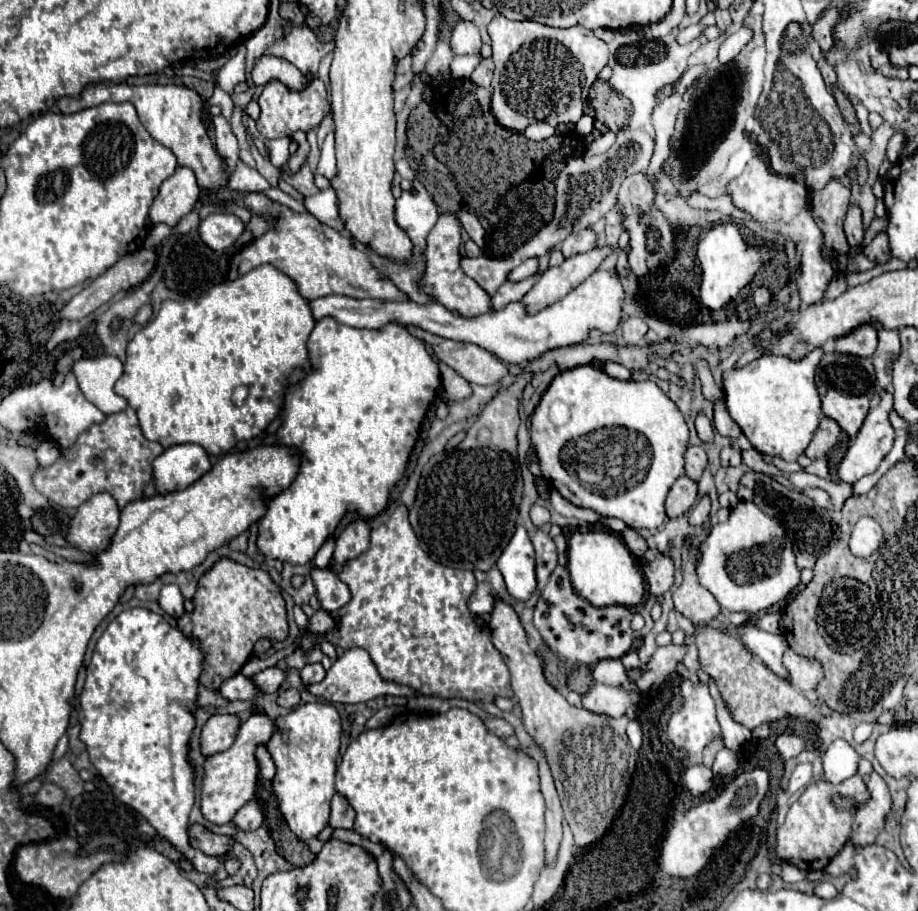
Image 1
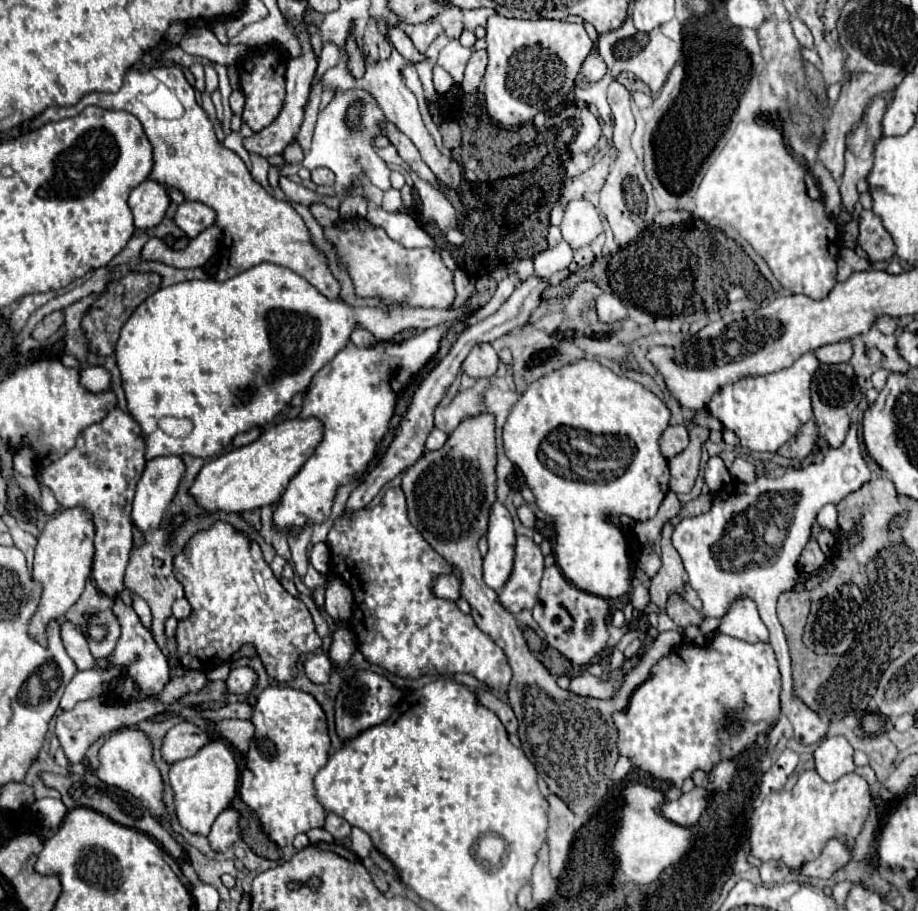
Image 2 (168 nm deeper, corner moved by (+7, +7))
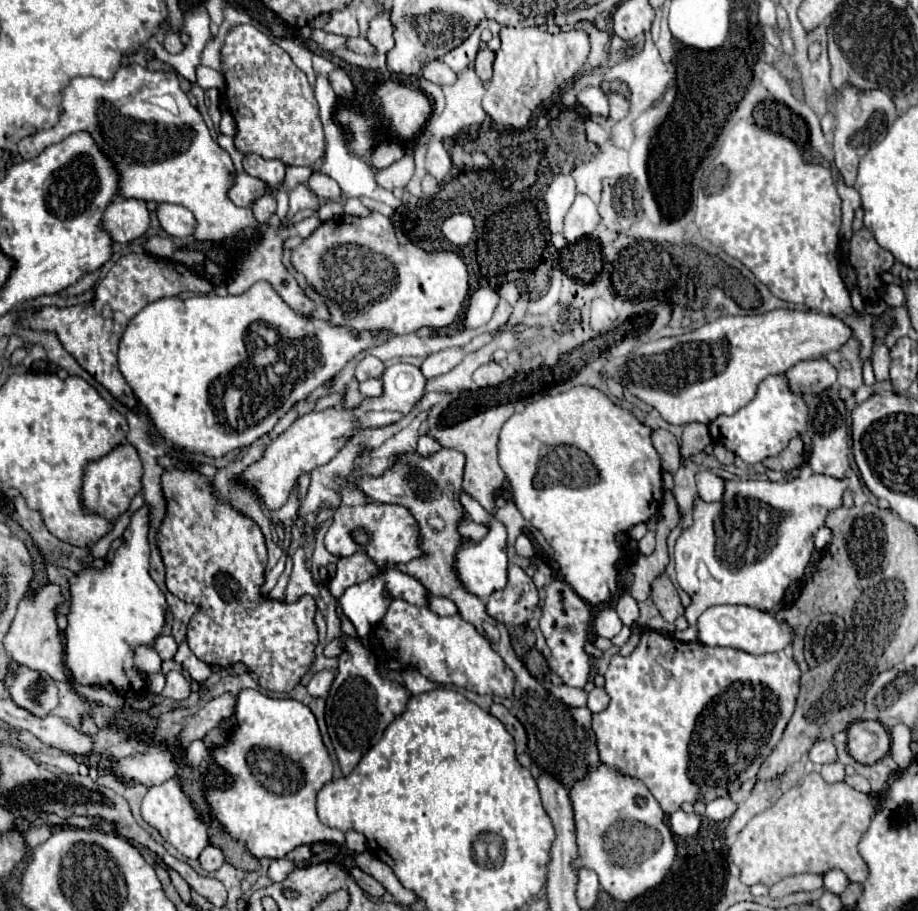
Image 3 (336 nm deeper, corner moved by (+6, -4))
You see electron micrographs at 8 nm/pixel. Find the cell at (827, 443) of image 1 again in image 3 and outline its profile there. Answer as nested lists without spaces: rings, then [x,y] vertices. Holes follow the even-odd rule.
[[[794,438],[790,440],[790,444],[778,454],[778,456],[772,456],[772,458],[766,458],[762,464],[770,470],[784,470],[784,472],[790,472],[794,468],[798,468],[802,464],[802,452],[804,452],[804,444],[800,438]]]

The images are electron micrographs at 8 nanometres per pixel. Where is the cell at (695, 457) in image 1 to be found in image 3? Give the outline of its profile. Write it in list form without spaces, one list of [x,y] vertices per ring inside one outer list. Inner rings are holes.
[[[656,428],[652,430],[652,444],[662,458],[662,468],[668,472],[676,472],[680,466],[680,448],[672,432]]]

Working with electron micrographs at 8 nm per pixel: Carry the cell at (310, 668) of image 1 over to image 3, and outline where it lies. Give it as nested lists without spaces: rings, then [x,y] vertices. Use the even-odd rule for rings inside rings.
[[[322,670],[322,672],[318,672],[318,674],[312,676],[312,680],[308,682],[306,690],[308,690],[310,696],[320,696],[320,698],[324,698],[324,696],[328,696],[328,690],[330,690],[330,686],[332,686],[332,680],[334,680],[334,672]]]

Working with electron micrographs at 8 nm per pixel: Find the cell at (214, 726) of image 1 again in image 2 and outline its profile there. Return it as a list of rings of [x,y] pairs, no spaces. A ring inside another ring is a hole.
[[[177,723],[163,739],[163,759],[169,763],[177,763],[195,755],[211,741],[207,731],[201,731],[193,723]]]

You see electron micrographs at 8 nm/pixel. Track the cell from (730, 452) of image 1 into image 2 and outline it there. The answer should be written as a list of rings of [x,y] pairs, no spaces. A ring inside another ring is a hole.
[[[711,457],[707,461],[707,465],[705,465],[705,481],[707,481],[711,493],[717,493],[719,489],[723,489],[731,481],[729,471],[725,469],[721,457]]]

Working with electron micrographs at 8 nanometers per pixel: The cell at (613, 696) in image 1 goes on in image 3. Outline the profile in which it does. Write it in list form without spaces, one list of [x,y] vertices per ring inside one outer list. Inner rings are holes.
[[[550,684],[548,692],[554,698],[558,698],[560,702],[564,702],[566,706],[574,706],[574,708],[576,706],[586,706],[586,692],[580,690],[580,688],[570,688],[570,686],[564,686],[564,684],[560,684],[560,686]]]

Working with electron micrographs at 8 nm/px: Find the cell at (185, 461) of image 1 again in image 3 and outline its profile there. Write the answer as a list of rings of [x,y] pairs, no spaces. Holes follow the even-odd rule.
[[[142,506],[124,530],[122,546],[114,552],[114,560],[106,562],[100,570],[88,566],[68,580],[68,666],[78,684],[100,686],[124,698],[134,698],[148,690],[146,674],[134,664],[134,648],[140,644],[154,648],[168,612],[162,590],[148,574],[150,546],[146,534],[148,508]]]

